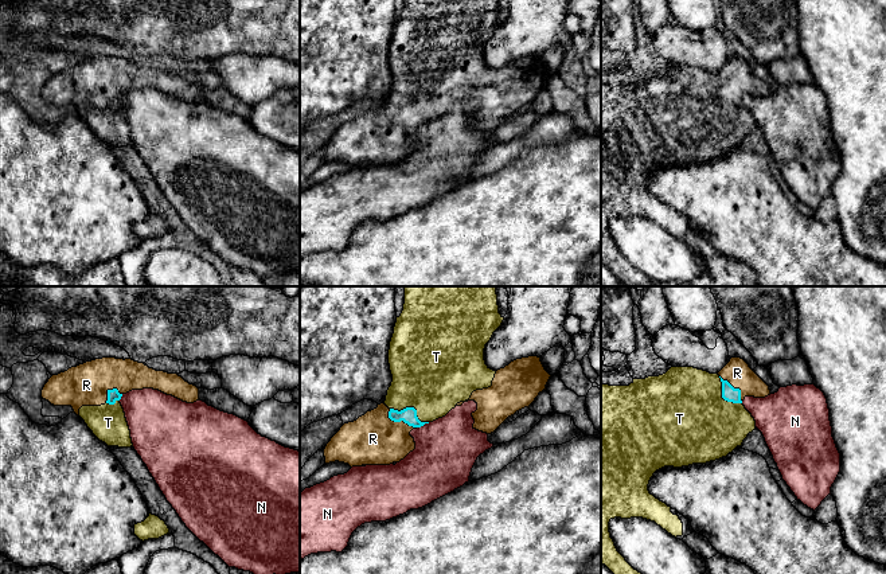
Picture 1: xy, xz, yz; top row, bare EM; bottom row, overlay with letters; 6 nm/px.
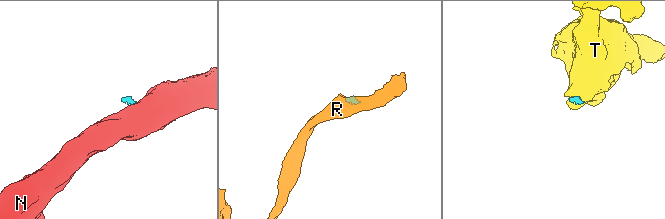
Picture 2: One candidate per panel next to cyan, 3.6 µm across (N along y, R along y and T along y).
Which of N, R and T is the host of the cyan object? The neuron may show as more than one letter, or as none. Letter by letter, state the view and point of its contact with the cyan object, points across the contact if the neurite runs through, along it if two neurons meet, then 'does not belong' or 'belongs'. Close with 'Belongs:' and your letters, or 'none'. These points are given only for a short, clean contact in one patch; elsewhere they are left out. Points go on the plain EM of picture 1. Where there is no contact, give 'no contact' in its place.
N: meets cyan in xz at (422, 124); border along xz (429, 121), (417, 127); does not belong
R: meets cyan in xz at (398, 120); belongs
T: meets cyan in xz at (412, 106); belongs
Belongs: R, T

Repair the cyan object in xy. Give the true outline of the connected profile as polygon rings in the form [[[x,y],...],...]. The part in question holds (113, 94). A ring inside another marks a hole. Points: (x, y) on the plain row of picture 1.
[[[102,56],[52,74],[42,97],[71,105],[93,133],[108,145],[133,145],[120,98],[132,89],[153,87],[183,101],[199,99],[199,87],[177,73],[149,67],[132,58]]]

